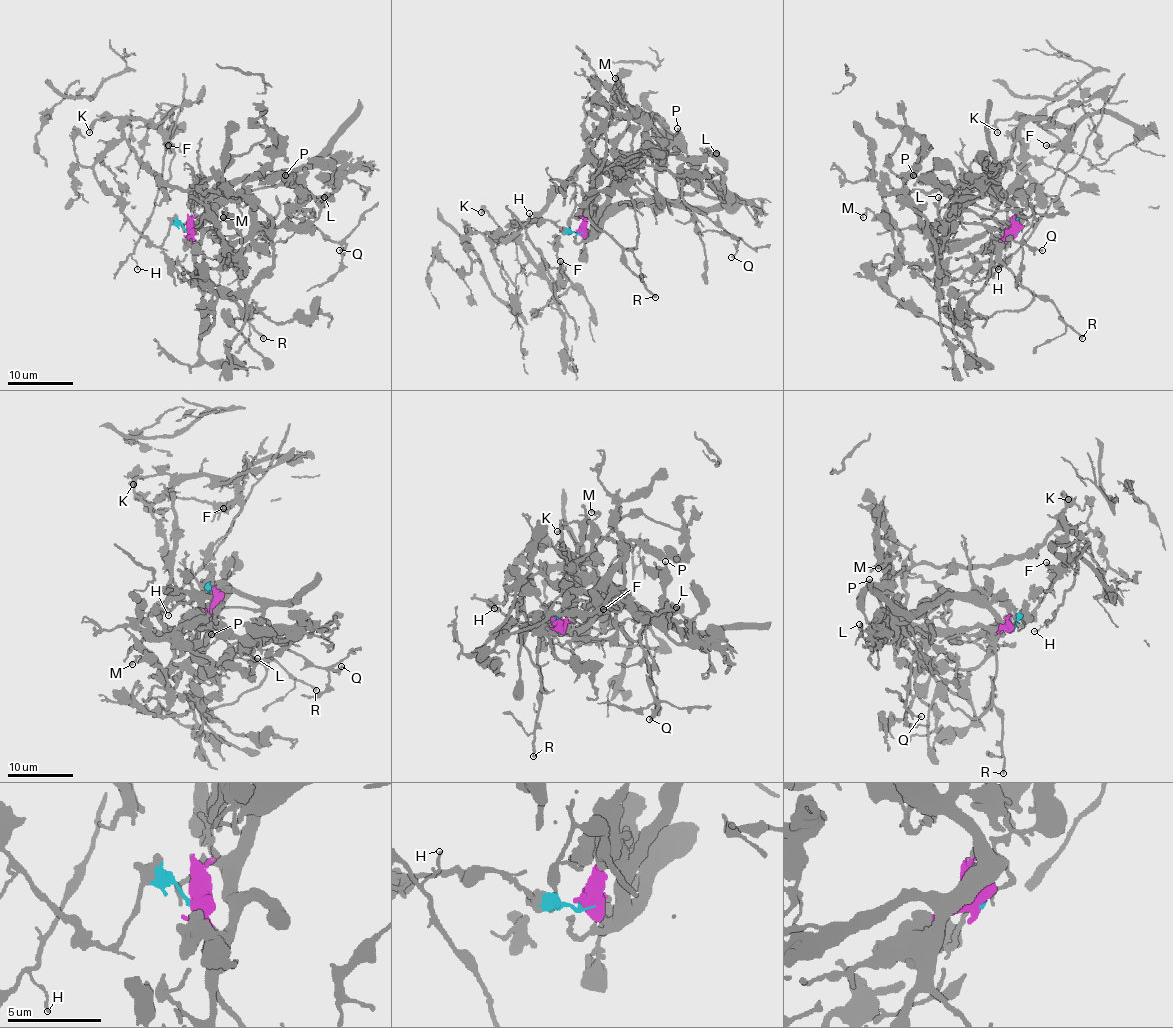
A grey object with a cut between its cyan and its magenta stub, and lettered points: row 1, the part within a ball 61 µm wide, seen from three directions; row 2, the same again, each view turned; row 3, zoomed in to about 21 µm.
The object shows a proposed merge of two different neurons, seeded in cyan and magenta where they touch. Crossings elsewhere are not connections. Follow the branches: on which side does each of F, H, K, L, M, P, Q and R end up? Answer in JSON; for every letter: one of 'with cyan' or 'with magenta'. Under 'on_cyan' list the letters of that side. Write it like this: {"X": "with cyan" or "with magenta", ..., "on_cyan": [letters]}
{"F": "with cyan", "H": "with cyan", "K": "with cyan", "L": "with magenta", "M": "with magenta", "P": "with magenta", "Q": "with magenta", "R": "with magenta", "on_cyan": ["F", "H", "K"]}

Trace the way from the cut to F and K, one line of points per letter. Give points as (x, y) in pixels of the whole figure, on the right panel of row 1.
F: (1017, 232), (1016, 224), (1006, 245), (1027, 121), (1053, 119), (1068, 132), (1045, 145)
K: (1017, 232), (1016, 224), (1006, 245), (1006, 216), (1019, 181), (1021, 118), (999, 119), (996, 123), (998, 132)

